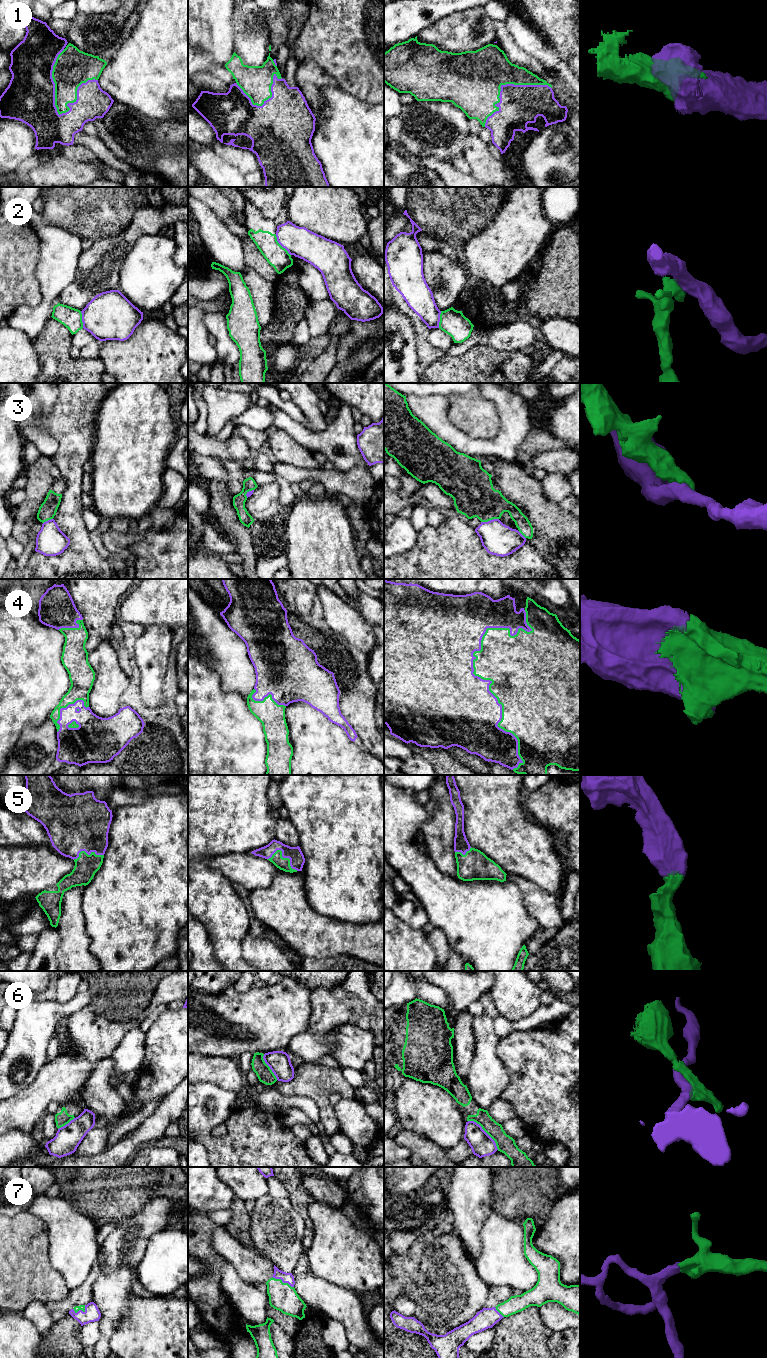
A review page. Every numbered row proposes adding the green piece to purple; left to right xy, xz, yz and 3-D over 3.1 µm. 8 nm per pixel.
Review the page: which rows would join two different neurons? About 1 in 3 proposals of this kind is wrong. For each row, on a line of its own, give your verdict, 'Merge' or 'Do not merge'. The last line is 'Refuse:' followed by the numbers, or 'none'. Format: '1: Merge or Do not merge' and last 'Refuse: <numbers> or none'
1: Merge
2: Do not merge
3: Do not merge
4: Merge
5: Merge
6: Do not merge
7: Merge
Refuse: 2, 3, 6

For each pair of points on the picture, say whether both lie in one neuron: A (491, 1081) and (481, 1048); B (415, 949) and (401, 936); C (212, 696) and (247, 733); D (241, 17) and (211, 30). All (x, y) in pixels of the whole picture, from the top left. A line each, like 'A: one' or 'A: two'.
A: one
B: one
C: one
D: two

